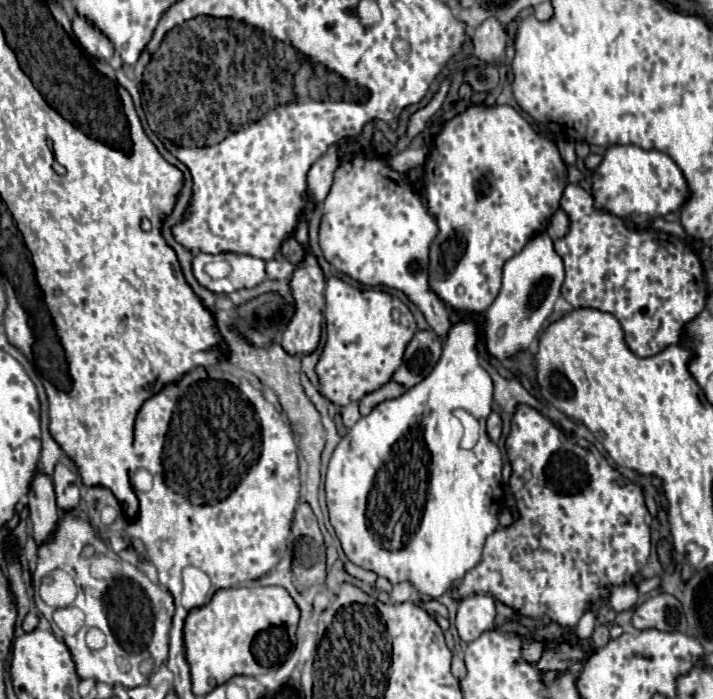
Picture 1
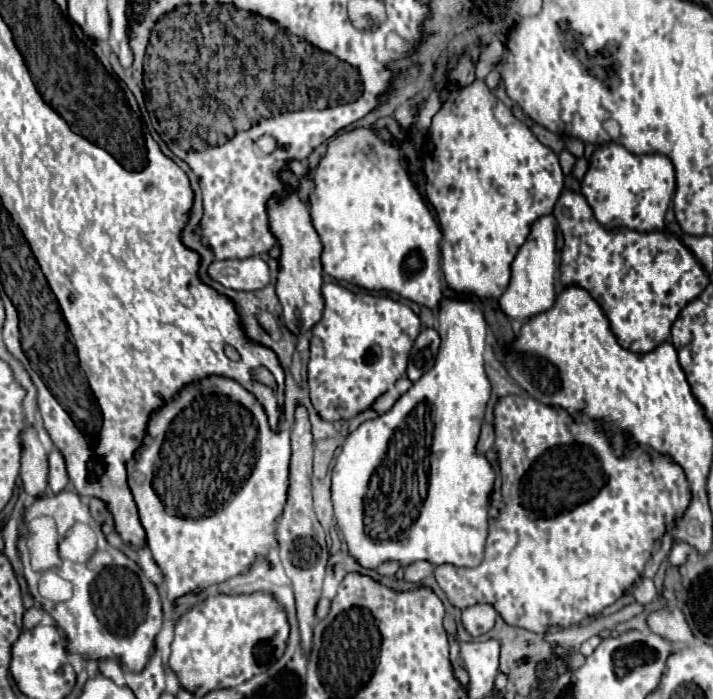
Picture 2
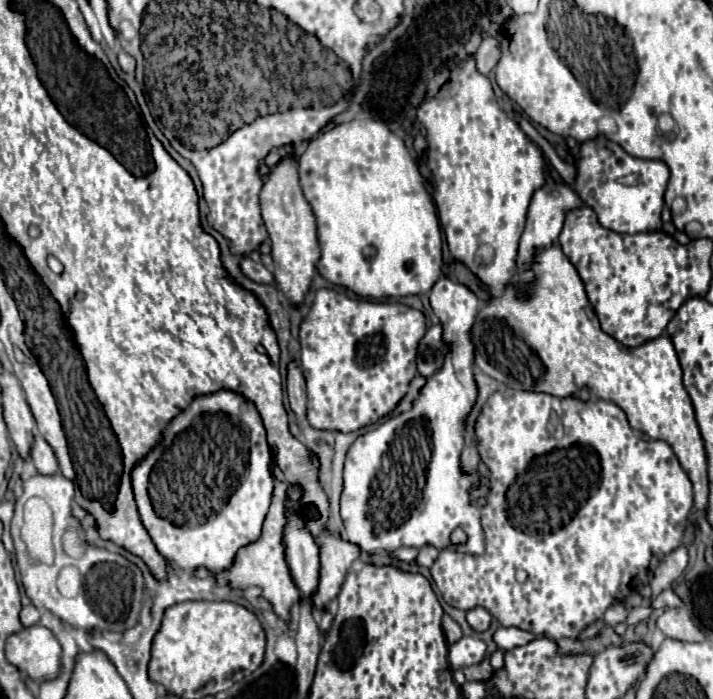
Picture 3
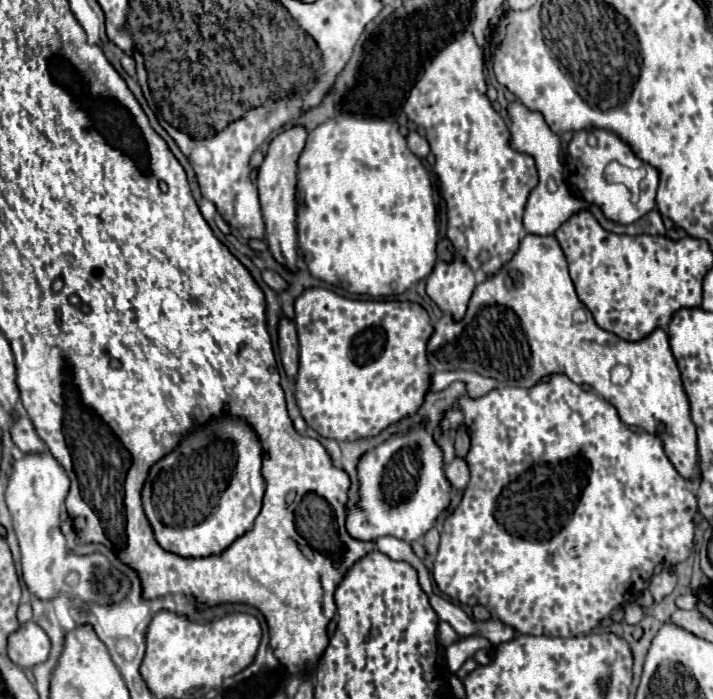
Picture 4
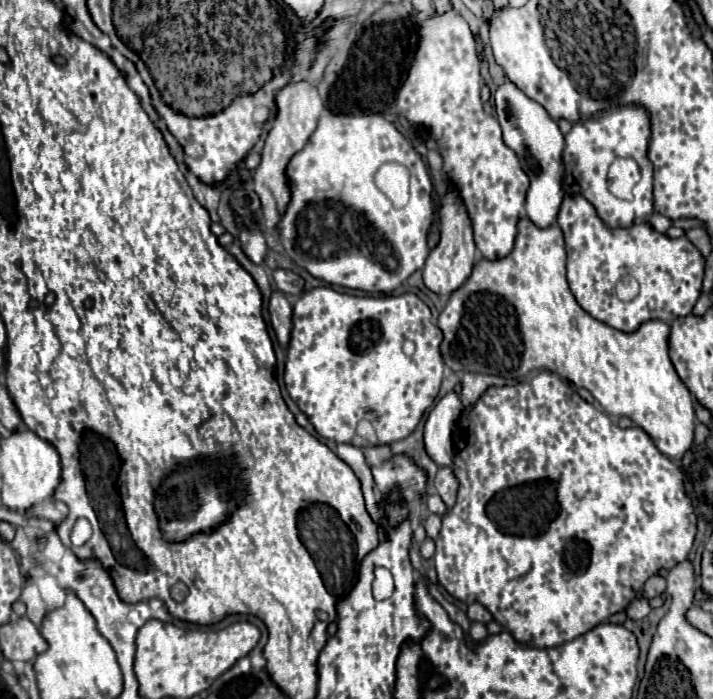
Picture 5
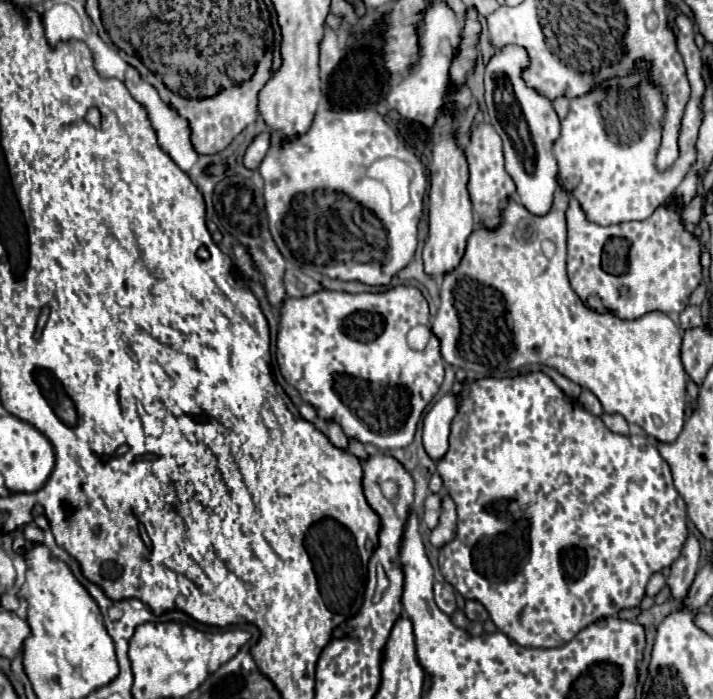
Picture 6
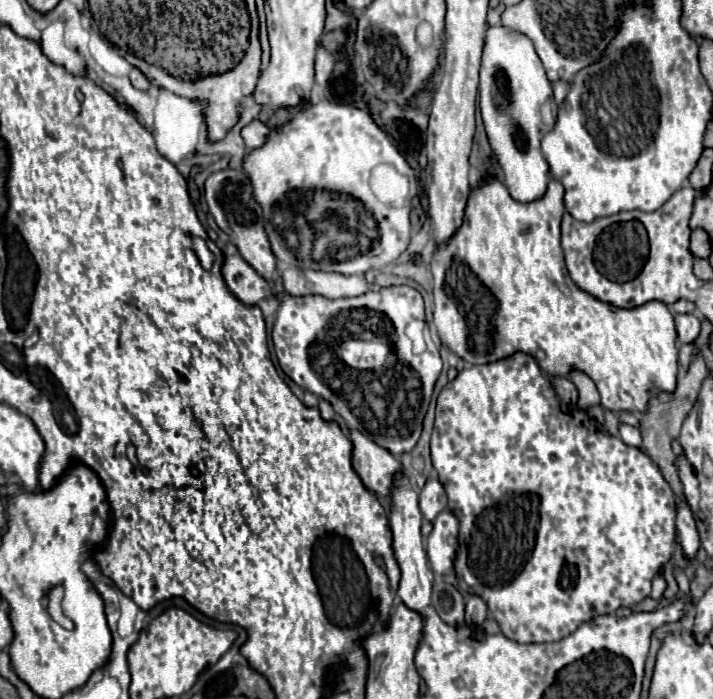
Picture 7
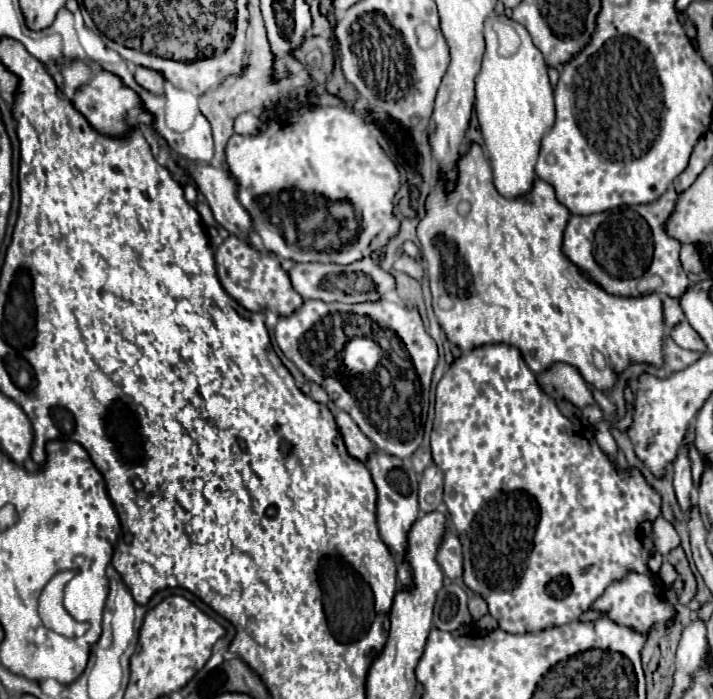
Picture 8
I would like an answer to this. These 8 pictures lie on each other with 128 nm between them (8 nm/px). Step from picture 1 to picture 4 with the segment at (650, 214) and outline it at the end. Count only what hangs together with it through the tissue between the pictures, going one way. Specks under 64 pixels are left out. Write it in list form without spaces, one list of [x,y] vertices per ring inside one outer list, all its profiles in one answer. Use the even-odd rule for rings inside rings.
[[[592,128],[592,130],[580,130],[574,134],[572,142],[568,144],[568,158],[566,158],[566,182],[570,184],[570,188],[574,188],[588,204],[596,204],[604,216],[612,222],[618,224],[634,224],[638,222],[642,216],[646,216],[648,212],[654,210],[656,206],[656,190],[658,190],[658,180],[660,174],[654,166],[642,162],[630,148],[628,144],[624,144],[616,134],[608,132],[608,130],[600,130],[600,128]],[[610,162],[622,162],[626,166],[642,166],[646,168],[646,178],[640,184],[640,200],[634,204],[630,200],[630,192],[626,190],[626,186],[622,184],[612,184],[606,180],[604,176],[604,168]]]

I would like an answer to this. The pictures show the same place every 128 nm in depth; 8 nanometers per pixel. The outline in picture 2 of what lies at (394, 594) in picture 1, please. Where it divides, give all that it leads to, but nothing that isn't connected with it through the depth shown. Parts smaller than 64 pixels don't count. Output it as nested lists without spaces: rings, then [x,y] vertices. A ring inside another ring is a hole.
[[[412,564],[412,568],[406,568],[406,572],[404,572],[404,580],[412,582],[412,584],[418,584],[432,572],[434,572],[432,564]]]

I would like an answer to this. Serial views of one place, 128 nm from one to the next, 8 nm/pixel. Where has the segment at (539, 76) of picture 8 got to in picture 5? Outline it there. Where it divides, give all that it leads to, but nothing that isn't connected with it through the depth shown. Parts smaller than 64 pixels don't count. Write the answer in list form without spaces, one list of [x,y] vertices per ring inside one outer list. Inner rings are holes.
[[[512,82],[502,84],[496,90],[494,100],[496,100],[498,122],[504,134],[504,144],[520,156],[520,162],[524,162],[524,170],[528,172],[528,178],[530,178],[530,188],[526,194],[526,216],[538,228],[550,228],[556,224],[556,218],[564,200],[564,190],[562,190],[564,136],[558,124],[548,116],[548,112],[540,104],[530,100]]]

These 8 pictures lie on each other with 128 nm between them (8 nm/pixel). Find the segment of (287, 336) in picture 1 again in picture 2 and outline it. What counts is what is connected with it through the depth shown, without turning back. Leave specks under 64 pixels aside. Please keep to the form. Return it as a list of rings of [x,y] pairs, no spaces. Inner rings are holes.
[[[290,192],[284,200],[270,200],[268,202],[268,216],[270,216],[270,228],[276,234],[282,256],[280,256],[280,272],[276,282],[276,292],[282,304],[282,324],[292,334],[306,334],[310,332],[324,312],[324,298],[322,298],[322,244],[320,238],[312,226],[310,212],[304,206],[304,202],[298,198],[296,192]]]

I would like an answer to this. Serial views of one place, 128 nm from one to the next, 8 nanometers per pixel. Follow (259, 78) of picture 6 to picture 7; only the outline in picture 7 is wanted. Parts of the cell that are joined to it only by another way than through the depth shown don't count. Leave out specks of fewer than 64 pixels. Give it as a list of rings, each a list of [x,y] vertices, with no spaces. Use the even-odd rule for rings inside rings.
[[[252,24],[250,48],[252,48],[252,52],[234,70],[220,74],[220,76],[206,76],[206,78],[200,78],[198,82],[180,82],[180,80],[168,76],[166,72],[160,72],[160,68],[150,66],[150,64],[146,64],[144,60],[138,60],[138,58],[132,60],[132,64],[138,70],[142,70],[142,74],[148,76],[152,84],[166,88],[166,90],[170,90],[170,92],[174,92],[182,98],[196,100],[202,106],[202,116],[204,116],[204,122],[206,122],[208,140],[218,142],[236,126],[236,122],[240,120],[240,114],[242,114],[242,100],[246,96],[252,96],[252,92],[256,88],[256,82],[258,82],[258,76],[260,76],[260,52],[262,52],[260,42],[258,42],[258,24]]]

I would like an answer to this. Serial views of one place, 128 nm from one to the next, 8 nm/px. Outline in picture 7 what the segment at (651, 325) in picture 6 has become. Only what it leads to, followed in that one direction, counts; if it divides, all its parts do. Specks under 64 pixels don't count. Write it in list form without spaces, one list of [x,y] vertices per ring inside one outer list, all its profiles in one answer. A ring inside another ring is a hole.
[[[486,178],[480,182],[478,190],[470,194],[468,200],[468,208],[464,214],[464,224],[460,228],[460,232],[456,232],[456,236],[452,240],[448,240],[448,244],[444,248],[438,248],[432,256],[432,276],[434,276],[434,324],[436,324],[436,332],[438,338],[442,340],[442,346],[446,346],[448,350],[452,350],[456,356],[460,356],[464,362],[468,364],[492,364],[504,358],[514,356],[516,352],[524,352],[528,356],[536,356],[536,362],[540,364],[540,370],[544,370],[548,376],[568,376],[574,370],[584,372],[588,378],[592,378],[592,382],[596,384],[596,390],[600,394],[600,408],[602,410],[610,410],[614,414],[618,412],[646,412],[650,398],[658,392],[668,392],[672,394],[676,390],[676,376],[678,376],[678,346],[676,346],[676,330],[674,330],[674,318],[668,310],[666,304],[662,302],[648,302],[640,308],[632,308],[632,310],[624,310],[624,308],[614,308],[610,304],[604,304],[600,300],[596,300],[594,296],[582,292],[568,276],[566,266],[564,266],[564,252],[560,246],[560,222],[562,222],[562,214],[564,214],[564,188],[562,184],[552,178],[548,184],[548,192],[544,194],[542,200],[536,200],[532,204],[522,204],[518,200],[514,200],[508,192],[508,188],[496,180],[496,178]]]

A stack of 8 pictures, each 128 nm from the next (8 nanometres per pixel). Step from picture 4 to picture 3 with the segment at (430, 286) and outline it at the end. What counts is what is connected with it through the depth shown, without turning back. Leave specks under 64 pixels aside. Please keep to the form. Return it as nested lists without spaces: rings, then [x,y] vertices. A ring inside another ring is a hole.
[[[442,276],[432,292],[430,304],[442,324],[442,338],[448,348],[442,368],[432,374],[412,408],[400,416],[392,416],[378,424],[374,430],[360,434],[350,446],[344,462],[344,488],[340,496],[340,516],[344,522],[348,542],[360,546],[362,552],[374,554],[376,550],[392,552],[394,548],[422,548],[434,546],[436,550],[456,550],[470,556],[484,554],[484,530],[480,524],[480,508],[474,504],[470,490],[480,486],[480,478],[462,470],[460,454],[464,448],[466,416],[478,398],[478,386],[474,378],[474,342],[472,326],[478,314],[478,298],[462,284]],[[456,528],[466,532],[466,542],[452,544],[450,536]]]

